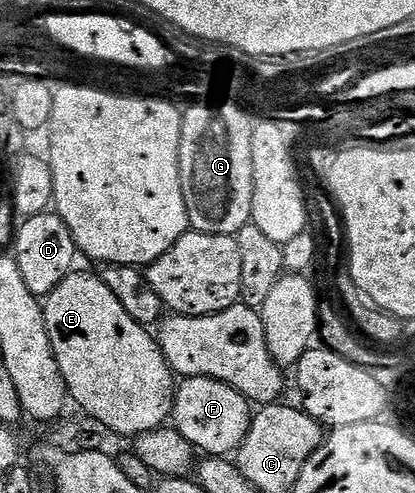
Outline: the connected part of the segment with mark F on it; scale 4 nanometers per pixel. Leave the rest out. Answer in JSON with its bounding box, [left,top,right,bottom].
[172,377,251,457]

